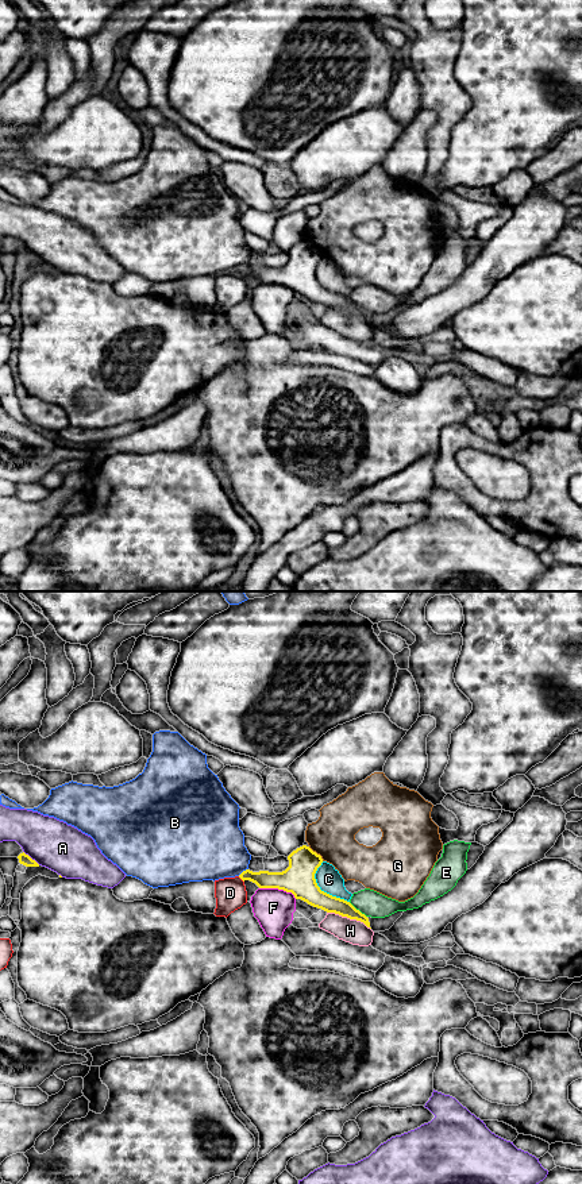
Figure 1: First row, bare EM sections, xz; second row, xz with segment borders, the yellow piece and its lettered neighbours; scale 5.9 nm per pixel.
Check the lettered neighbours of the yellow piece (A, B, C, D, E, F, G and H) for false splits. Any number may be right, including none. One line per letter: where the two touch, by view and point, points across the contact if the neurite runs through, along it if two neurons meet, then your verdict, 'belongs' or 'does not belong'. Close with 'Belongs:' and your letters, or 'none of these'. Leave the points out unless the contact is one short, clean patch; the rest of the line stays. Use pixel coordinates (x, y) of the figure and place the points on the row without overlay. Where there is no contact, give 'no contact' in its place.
A: meets yellow in xz at (30, 253); does not belong
B: meets yellow in xz at (243, 266); does not belong
C: meets yellow in xz at (320, 285); border along xz (322, 257), (315, 269), (316, 280), (322, 285), (349, 297); does not belong
D: meets yellow in xz at (241, 273); does not belong
E: meets yellow in xz at (358, 305); does not belong
F: meets yellow in xz at (278, 284); does not belong
G: meets yellow in xz at (315, 247); does not belong
H: meets yellow in xz at (349, 312); does not belong
Belongs: none of these

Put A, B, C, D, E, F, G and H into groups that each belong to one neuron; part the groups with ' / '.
A / B / C / D / E / F / G / H

